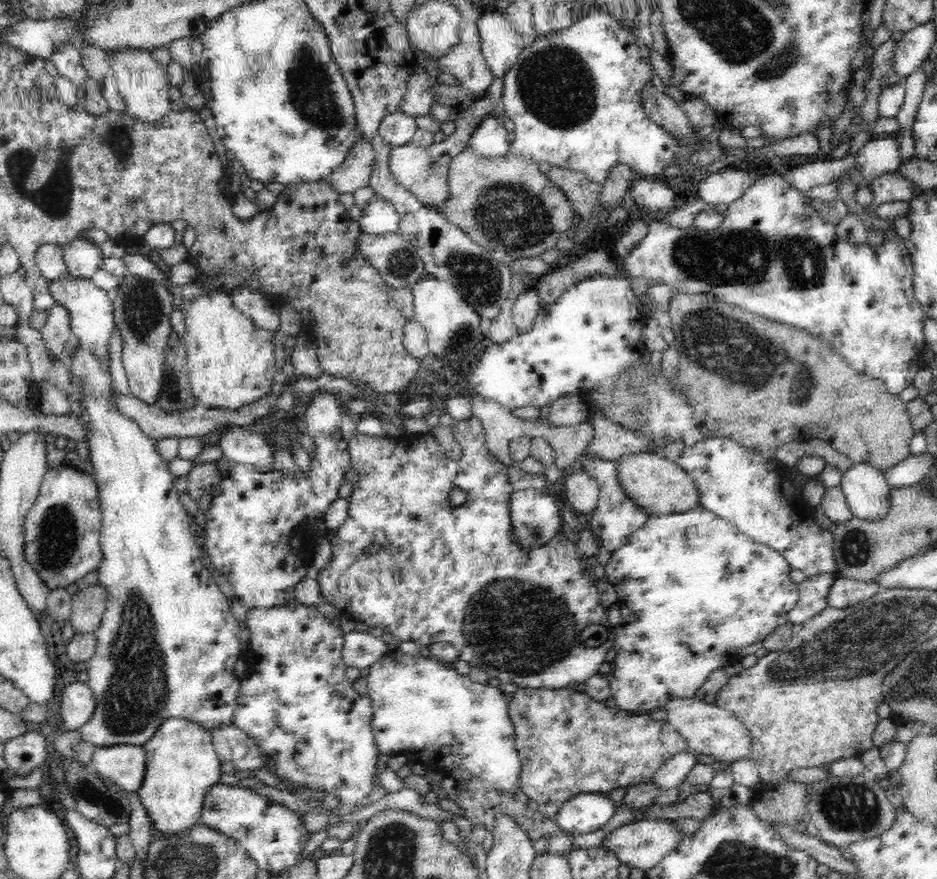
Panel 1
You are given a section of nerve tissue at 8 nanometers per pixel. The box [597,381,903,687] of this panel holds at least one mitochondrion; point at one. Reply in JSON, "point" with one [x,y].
{"point":[854,548]}

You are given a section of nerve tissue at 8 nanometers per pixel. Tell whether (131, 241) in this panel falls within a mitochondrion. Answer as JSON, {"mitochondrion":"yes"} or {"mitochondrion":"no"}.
{"mitochondrion":"no"}

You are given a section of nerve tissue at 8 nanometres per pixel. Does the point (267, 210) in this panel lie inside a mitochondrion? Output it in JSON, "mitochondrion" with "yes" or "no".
{"mitochondrion":"no"}

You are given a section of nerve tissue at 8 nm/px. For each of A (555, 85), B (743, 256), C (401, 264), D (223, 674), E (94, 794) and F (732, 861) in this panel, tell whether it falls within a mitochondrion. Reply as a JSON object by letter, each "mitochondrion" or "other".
{"A":"mitochondrion","B":"mitochondrion","C":"mitochondrion","D":"other","E":"mitochondrion","F":"mitochondrion"}

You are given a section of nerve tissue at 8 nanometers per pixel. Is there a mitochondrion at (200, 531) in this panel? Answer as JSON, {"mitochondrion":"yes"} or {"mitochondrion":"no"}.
{"mitochondrion":"no"}

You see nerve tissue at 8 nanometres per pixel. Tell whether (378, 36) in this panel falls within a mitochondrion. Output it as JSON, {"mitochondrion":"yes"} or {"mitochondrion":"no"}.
{"mitochondrion":"no"}

